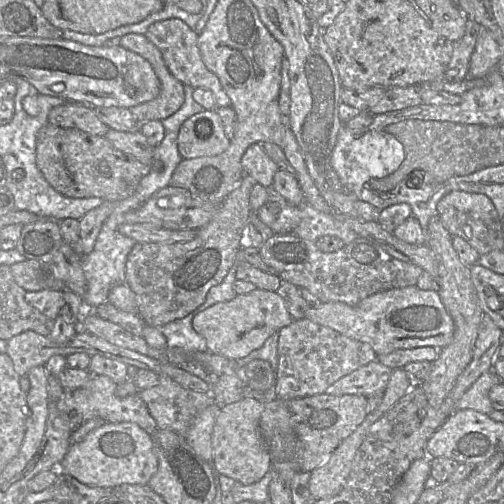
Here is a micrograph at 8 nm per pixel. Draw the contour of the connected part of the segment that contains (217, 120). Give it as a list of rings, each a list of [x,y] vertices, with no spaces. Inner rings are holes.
[[[215,109],[203,110],[185,120],[177,141],[182,159],[216,156],[230,145],[223,122]]]

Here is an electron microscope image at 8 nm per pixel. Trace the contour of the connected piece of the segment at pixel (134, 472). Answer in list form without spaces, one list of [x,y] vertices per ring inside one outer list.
[[[129,422],[105,423],[96,428],[82,441],[72,443],[61,463],[64,474],[96,487],[146,485],[158,470],[152,435],[136,423]]]

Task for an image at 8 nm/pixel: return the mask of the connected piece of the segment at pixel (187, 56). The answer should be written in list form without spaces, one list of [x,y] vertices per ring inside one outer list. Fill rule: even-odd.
[[[178,18],[157,21],[148,28],[145,36],[160,50],[167,68],[178,81],[193,88],[203,87],[212,91],[217,107],[231,106],[230,98],[222,88],[218,77],[207,69],[202,60],[198,47],[198,34],[184,21]]]

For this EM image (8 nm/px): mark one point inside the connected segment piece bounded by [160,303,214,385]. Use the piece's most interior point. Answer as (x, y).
(181, 337)

